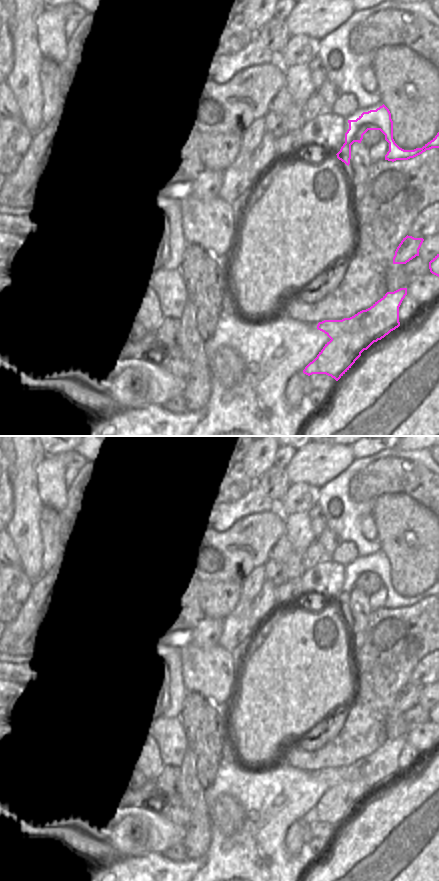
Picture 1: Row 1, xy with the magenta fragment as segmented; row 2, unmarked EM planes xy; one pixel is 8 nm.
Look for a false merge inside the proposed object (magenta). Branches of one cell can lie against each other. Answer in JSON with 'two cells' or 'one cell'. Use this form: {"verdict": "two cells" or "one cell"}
{"verdict": "two cells"}

